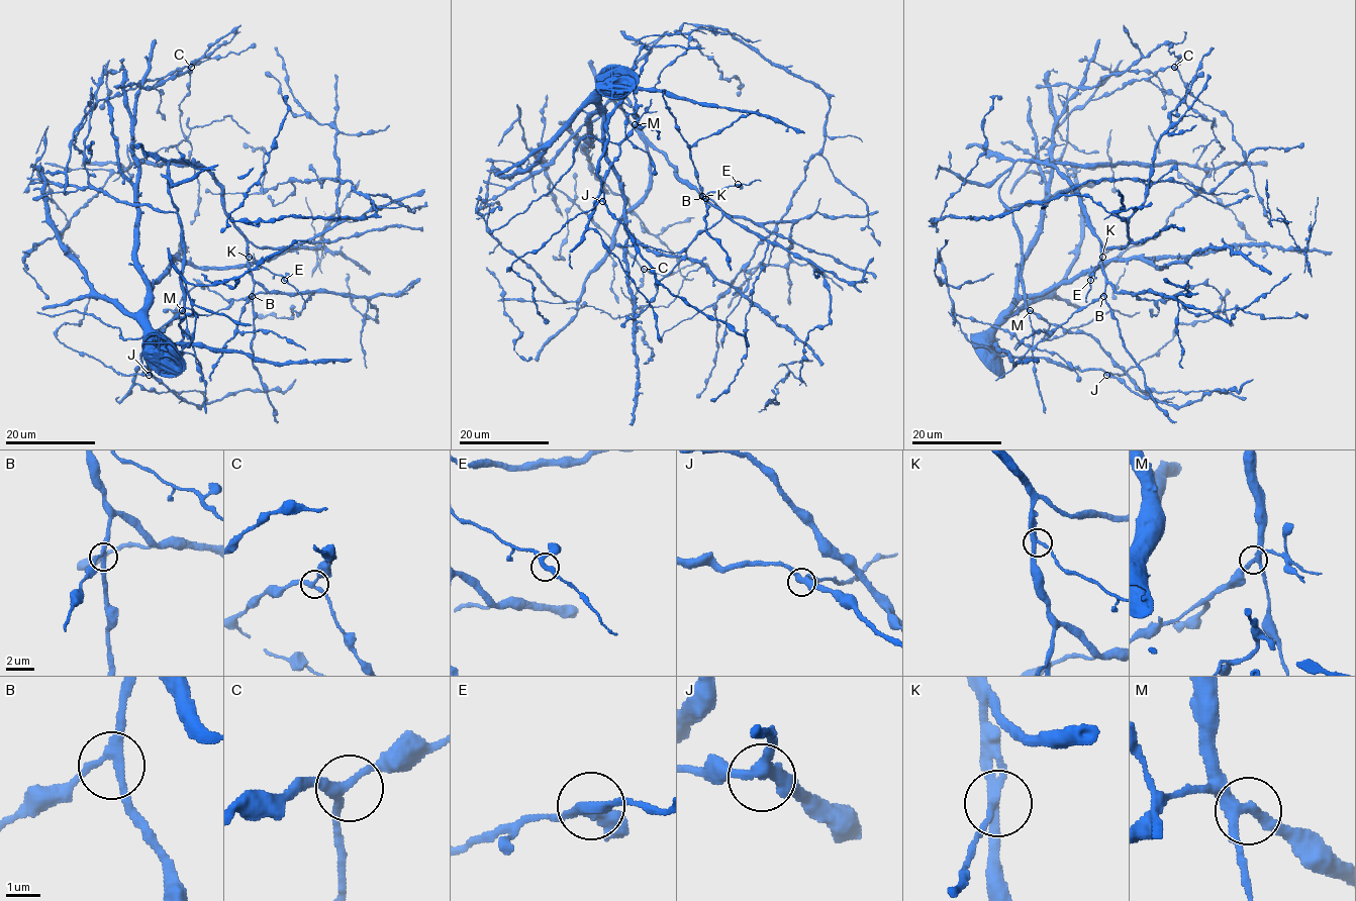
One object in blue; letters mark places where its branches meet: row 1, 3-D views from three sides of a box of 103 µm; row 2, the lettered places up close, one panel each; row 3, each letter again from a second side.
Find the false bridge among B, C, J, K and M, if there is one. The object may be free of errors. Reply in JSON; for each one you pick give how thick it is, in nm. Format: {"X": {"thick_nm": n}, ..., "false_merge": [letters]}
{"K": {"thick_nm": 260}, "false_merge": ["K"]}

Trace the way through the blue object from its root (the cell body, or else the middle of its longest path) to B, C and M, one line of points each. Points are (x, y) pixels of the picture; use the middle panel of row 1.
B: (575, 203), (555, 188), (537, 156), (546, 165), (609, 102), (628, 105), (622, 94), (624, 116), (705, 198)
C: (575, 203), (644, 269)
M: (575, 203), (555, 188), (537, 156), (546, 165), (611, 101), (622, 101), (634, 109), (635, 124)

